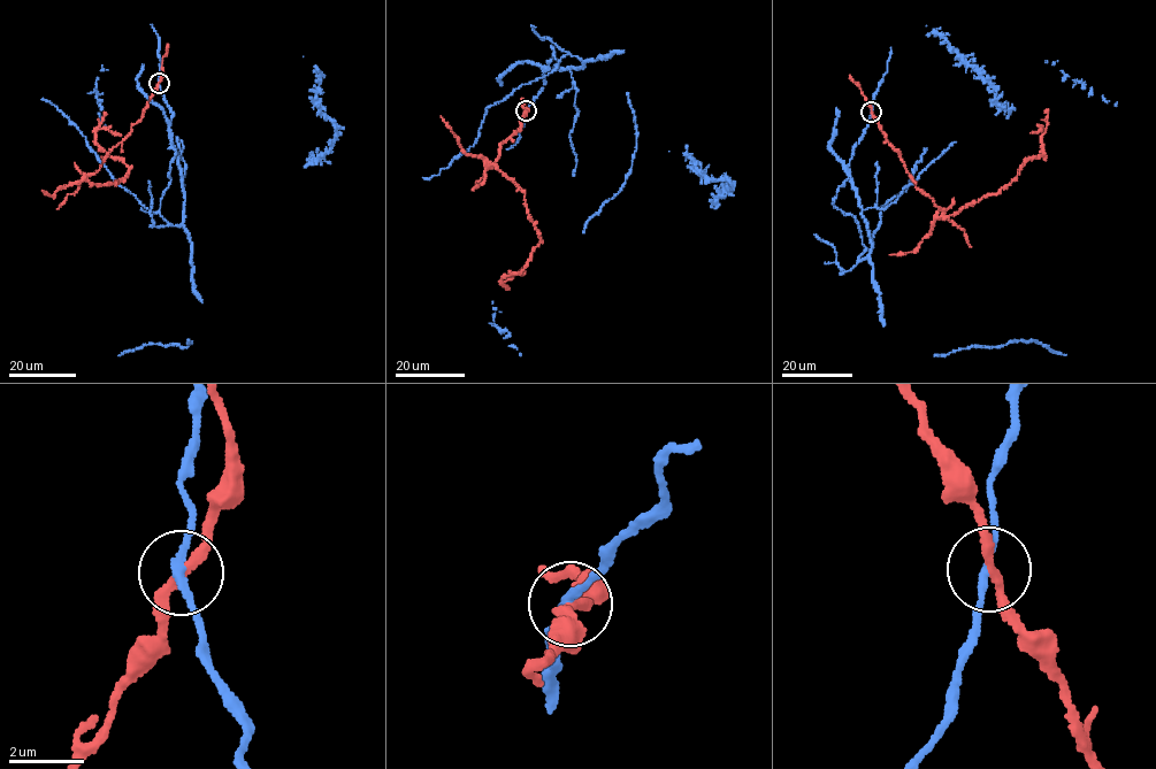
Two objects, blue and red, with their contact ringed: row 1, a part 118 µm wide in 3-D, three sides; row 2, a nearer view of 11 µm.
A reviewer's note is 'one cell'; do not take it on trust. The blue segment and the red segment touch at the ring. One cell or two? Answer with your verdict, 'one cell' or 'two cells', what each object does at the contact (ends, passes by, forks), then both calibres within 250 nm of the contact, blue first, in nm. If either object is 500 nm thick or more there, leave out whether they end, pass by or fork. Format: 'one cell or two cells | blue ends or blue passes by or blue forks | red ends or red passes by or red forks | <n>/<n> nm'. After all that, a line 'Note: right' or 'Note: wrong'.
two cells | blue passes by | red passes by | 190/240 nm
Note: wrong

